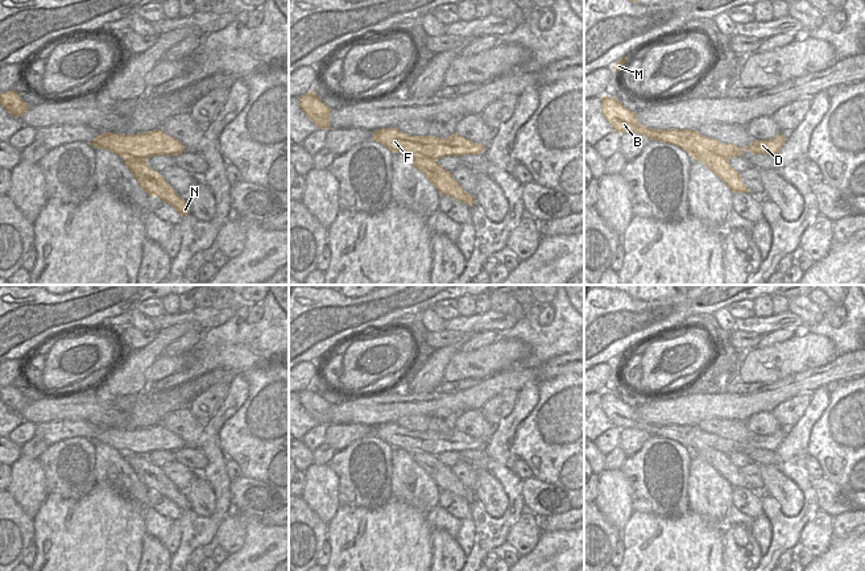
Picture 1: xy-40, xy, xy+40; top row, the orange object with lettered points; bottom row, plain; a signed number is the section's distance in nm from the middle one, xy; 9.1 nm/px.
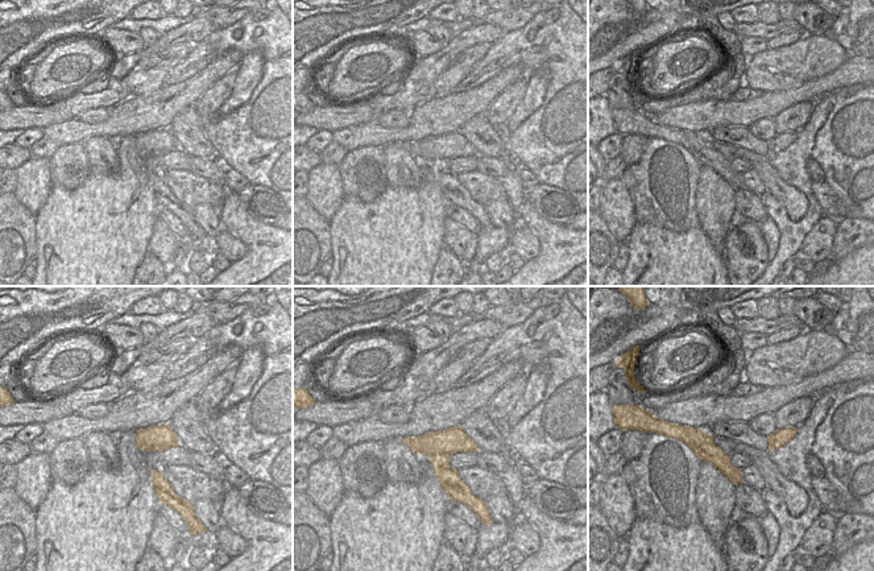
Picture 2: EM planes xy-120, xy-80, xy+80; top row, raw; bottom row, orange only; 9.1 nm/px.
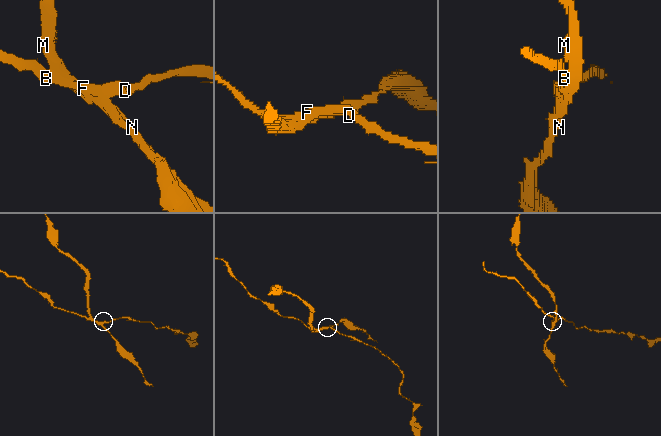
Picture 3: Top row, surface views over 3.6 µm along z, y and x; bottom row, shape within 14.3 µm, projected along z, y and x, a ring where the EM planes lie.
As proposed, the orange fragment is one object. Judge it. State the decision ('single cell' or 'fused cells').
fused cells

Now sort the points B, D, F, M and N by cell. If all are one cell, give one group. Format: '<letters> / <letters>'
B D F / M N

